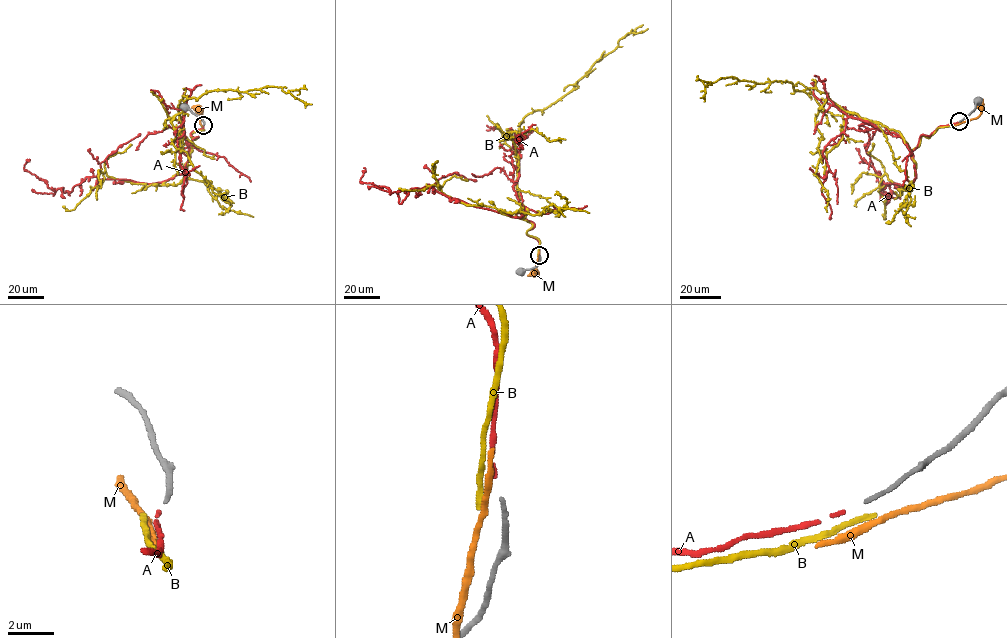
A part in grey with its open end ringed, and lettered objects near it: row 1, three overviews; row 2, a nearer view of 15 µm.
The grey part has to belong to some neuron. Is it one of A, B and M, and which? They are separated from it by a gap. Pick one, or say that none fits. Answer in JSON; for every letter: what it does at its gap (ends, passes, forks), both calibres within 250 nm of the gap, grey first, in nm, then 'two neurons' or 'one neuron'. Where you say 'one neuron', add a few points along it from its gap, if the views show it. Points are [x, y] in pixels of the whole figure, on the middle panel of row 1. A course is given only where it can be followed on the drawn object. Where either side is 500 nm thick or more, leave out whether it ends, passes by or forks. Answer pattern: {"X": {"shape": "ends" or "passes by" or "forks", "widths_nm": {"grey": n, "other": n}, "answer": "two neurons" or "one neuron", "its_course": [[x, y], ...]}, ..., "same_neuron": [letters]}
{"A": {"shape": "ends", "widths_nm": {"grey": 190, "other": 160}, "answer": "one neuron", "its_course": [[539, 254], [525, 212], [432, 187], [400, 203], [361, 183], [363, 167]]}, "B": {"shape": "ends", "widths_nm": {"grey": 190, "other": 320}, "answer": "two neurons"}, "M": {"shape": "passes by", "widths_nm": {"grey": 190, "other": 280}, "answer": "two neurons"}, "same_neuron": ["A"]}

